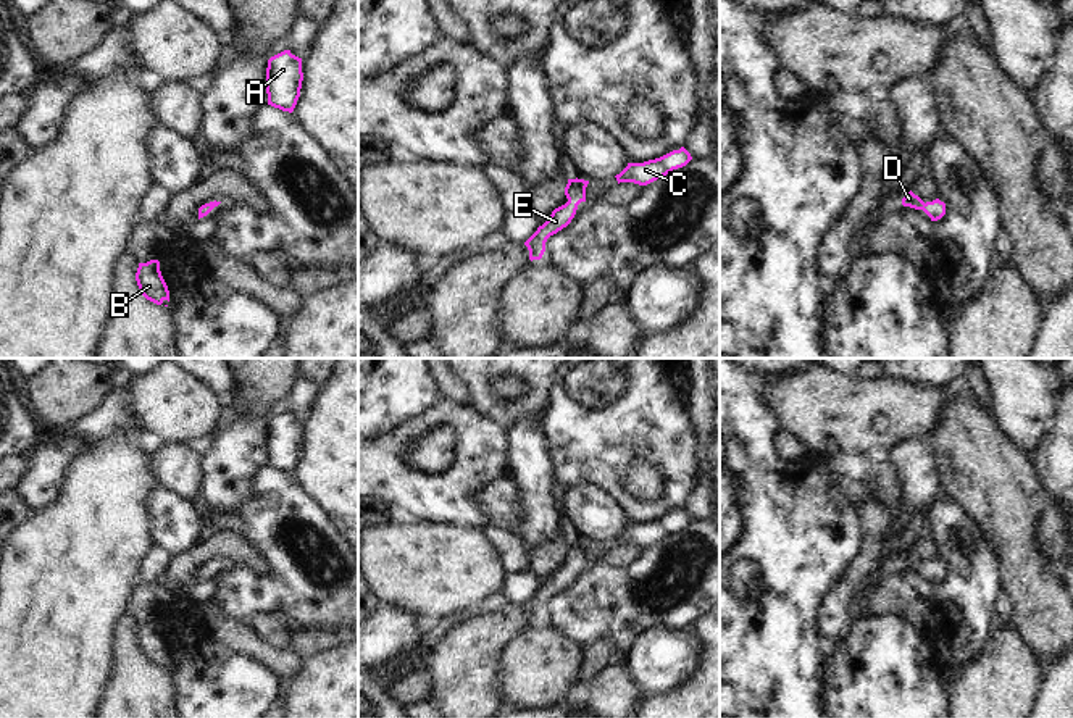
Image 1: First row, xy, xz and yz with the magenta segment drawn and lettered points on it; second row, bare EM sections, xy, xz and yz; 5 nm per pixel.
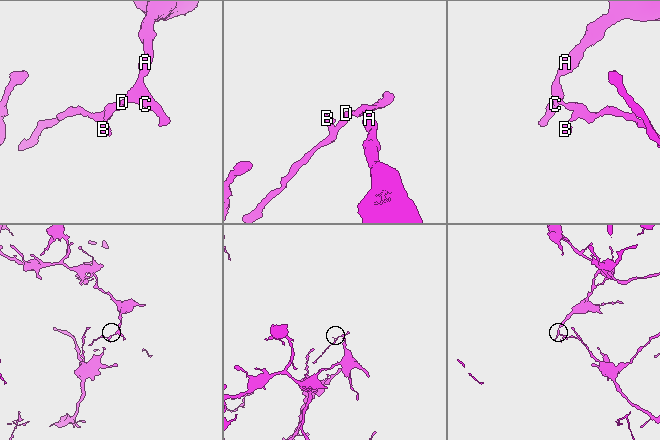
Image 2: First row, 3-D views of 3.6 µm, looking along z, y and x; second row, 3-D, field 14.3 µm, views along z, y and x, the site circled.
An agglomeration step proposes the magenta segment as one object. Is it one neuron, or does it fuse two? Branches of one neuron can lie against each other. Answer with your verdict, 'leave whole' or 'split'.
leave whole

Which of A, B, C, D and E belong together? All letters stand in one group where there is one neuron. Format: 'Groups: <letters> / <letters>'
Groups: A B C D E

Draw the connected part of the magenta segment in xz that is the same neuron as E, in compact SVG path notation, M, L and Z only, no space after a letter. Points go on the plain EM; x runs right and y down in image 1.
M568 541L565 557L568 563L552 573L549 581L524 603L529 612L529 621L541 621L545 613L545 603L550 597L566 589L576 576L578 566L586 563L586 549L589 542Z

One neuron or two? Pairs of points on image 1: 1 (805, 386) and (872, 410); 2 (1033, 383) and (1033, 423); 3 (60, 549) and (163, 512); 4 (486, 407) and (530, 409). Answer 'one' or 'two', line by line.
1: one
2: one
3: two
4: one

